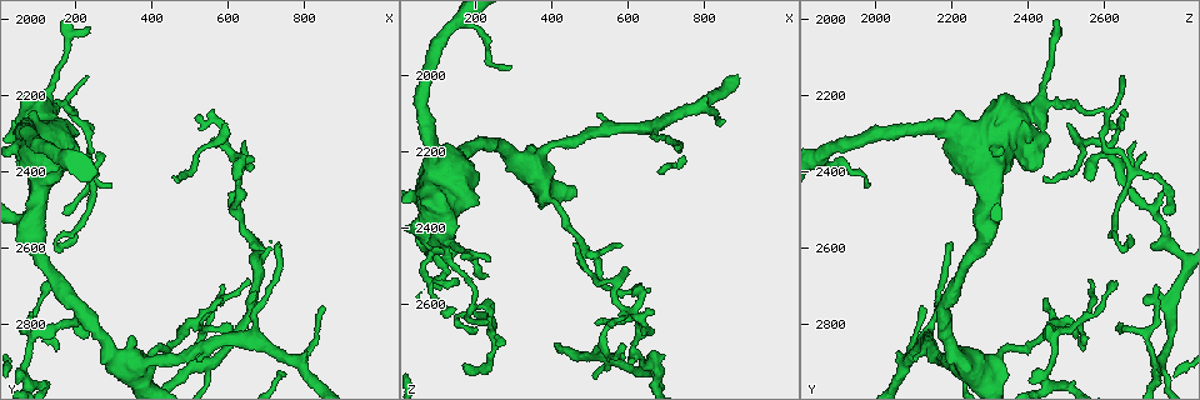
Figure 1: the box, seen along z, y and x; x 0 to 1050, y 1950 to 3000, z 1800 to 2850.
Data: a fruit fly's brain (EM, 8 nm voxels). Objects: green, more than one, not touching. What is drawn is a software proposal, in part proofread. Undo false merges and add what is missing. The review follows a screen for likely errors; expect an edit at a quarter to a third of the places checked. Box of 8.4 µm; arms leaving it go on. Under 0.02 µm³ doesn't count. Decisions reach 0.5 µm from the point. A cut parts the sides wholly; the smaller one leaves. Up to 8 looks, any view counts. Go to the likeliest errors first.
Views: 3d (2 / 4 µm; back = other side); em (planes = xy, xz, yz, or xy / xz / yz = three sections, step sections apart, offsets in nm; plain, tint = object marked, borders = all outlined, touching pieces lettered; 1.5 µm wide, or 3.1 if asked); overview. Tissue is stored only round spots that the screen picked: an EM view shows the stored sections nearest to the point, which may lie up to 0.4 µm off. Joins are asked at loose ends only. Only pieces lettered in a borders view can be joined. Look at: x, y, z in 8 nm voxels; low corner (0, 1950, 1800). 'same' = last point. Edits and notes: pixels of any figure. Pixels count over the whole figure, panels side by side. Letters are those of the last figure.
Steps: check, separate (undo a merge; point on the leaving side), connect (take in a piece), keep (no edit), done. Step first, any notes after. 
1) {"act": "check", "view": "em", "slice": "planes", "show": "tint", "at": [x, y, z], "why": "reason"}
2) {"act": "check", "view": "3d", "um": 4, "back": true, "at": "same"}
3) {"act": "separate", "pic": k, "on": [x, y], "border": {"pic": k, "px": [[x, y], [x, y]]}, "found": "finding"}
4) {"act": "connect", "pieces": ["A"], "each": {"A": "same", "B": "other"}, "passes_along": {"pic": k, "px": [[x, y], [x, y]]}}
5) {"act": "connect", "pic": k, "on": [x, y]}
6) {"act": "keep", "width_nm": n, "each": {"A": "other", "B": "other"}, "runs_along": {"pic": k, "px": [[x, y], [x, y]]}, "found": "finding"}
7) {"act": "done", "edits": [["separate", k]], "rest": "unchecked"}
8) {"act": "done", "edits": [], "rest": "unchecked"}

{"act": "check", "view": "3d", "um": 4, "back": true, "at": [245, 2020, 2490], "why": "tapers out"}

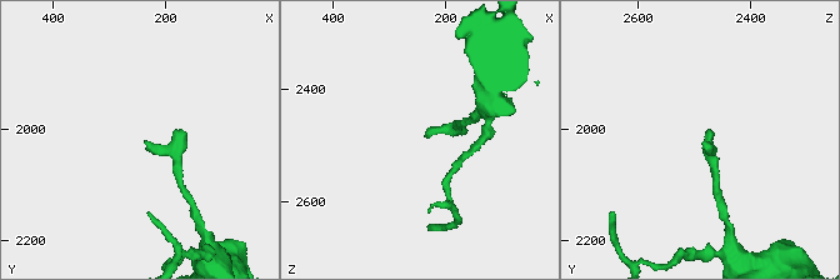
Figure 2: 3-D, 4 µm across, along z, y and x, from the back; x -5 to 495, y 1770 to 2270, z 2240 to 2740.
{"act": "check", "view": "em", "slice": "yz", "step": 4, "show": "borders", "at": [240, 2020, 2485], "why": "shape alone is not enough"}

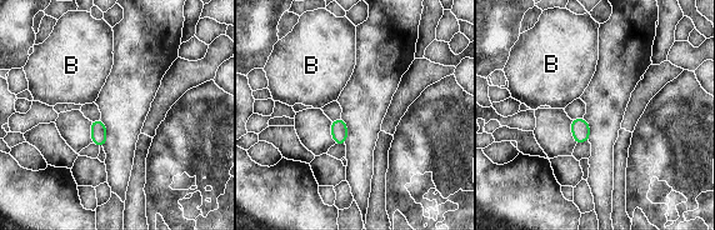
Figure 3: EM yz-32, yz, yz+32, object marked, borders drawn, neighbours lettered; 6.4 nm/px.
{"act": "check", "view": "em", "slice": "planes", "show": "borders", "at": "same", "why": "another direction"}

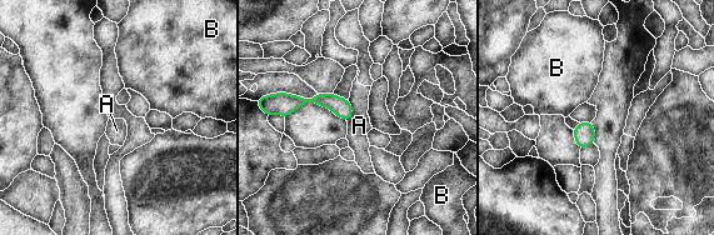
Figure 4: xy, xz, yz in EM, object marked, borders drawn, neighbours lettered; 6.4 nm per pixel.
{"act": "keep", "each": {"A": "other", "B": "other"}, "runs_along": {"pic": 4, "px": [[284, 108], [300, 100], [330, 100], [348, 114]]}, "found": "no lettered piece goes on from it"}

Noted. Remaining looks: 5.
{"act": "check", "view": "em", "slice": "xy", "step": 4, "show": "borders", "at": [465, 2415, 2435], "why": "free end"}

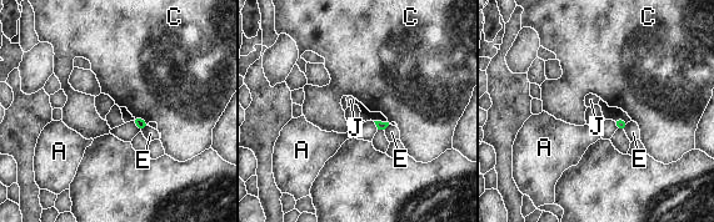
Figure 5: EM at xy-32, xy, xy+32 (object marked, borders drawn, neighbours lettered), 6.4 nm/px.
{"act": "check", "view": "em", "slice": "planes", "show": "borders", "at": "same"}

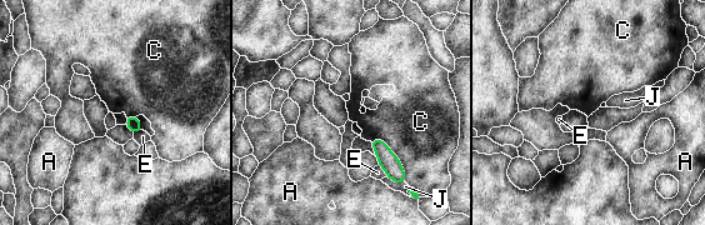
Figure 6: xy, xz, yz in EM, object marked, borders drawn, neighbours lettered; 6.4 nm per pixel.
{"act": "keep", "each": {"A": "other", "C": "other", "E": "other", "J": "other"}, "border": {"pic": 6, "px": [[371, 139], [386, 145], [405, 174]]}, "found": "no lettered piece goes on from it"}

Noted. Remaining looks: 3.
{"act": "check", "view": "em", "slice": "xy", "step": 8, "show": "borders", "at": [580, 2700, 2730], "why": "tapers out"}

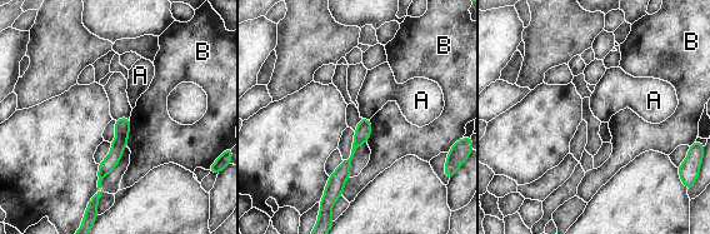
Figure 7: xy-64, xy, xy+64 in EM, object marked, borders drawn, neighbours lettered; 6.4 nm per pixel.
{"act": "check", "view": "em", "slice": "planes", "show": "borders", "at": "same", "why": "cut it another way"}

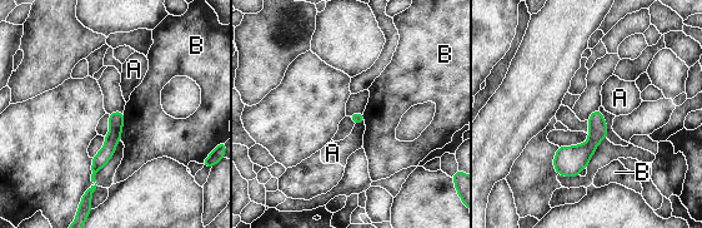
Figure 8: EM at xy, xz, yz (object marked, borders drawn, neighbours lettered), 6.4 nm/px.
{"act": "keep", "each": {"A": "other", "B": "other"}, "found": "none of them fits"}

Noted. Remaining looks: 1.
{"act": "done", "edits": [], "rest": "unchecked"}

